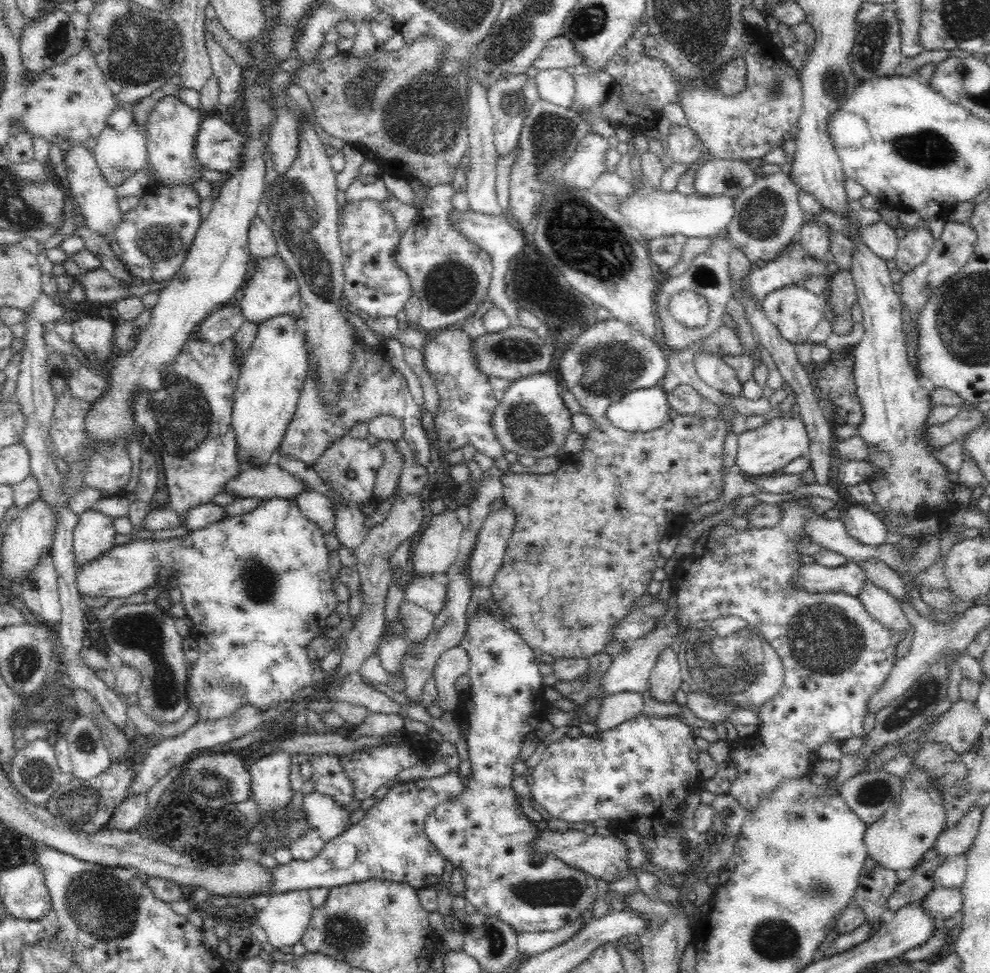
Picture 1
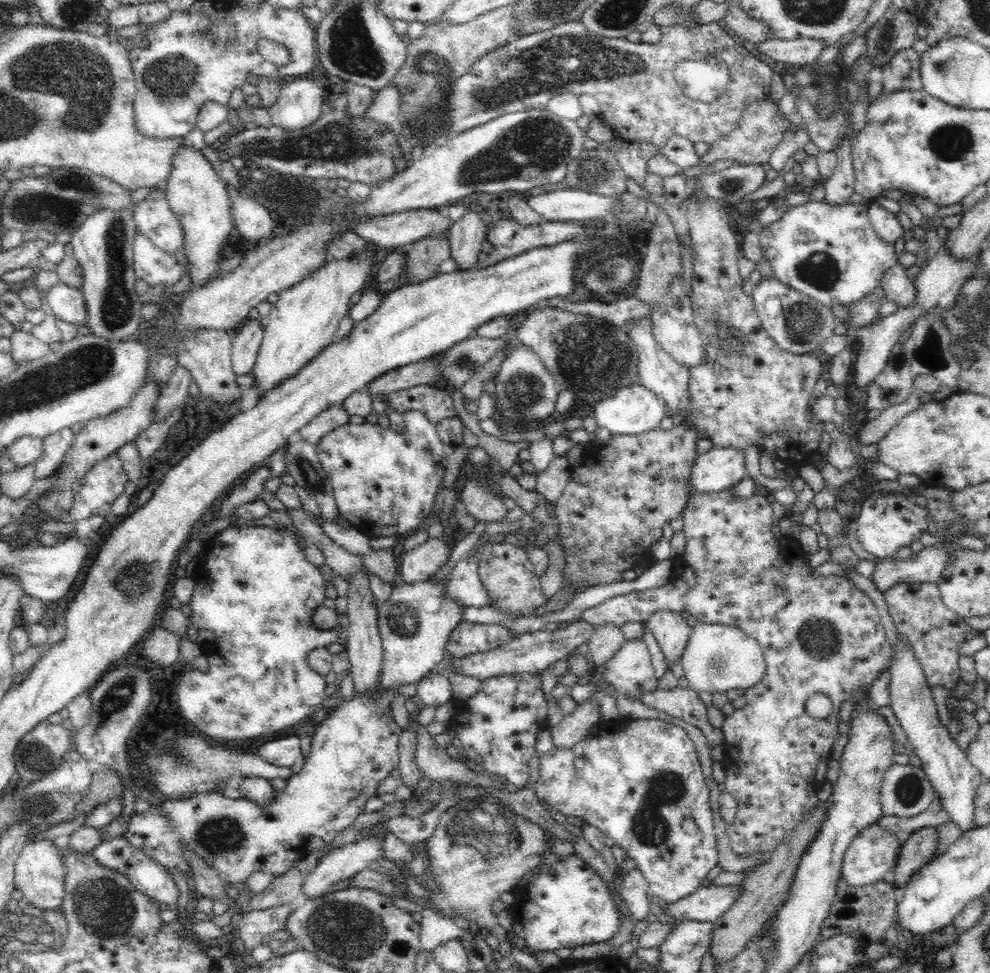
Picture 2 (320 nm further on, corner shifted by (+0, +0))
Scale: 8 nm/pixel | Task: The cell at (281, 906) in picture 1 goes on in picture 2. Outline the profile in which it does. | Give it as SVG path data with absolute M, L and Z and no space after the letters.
M366 836L336 847L329 855L324 855L311 874L306 876L302 884L302 893L309 896L321 897L335 882L352 879L375 860L384 858L384 838Z

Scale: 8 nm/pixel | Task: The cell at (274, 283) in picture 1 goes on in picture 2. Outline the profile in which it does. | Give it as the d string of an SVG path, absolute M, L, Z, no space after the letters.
M246 319L235 329L236 338L231 345L231 363L235 378L251 374L258 351L262 344L264 330L262 321Z

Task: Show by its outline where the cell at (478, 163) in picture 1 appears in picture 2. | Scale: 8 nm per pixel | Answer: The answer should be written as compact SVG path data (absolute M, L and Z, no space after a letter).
M467 209L464 216L449 229L449 252L456 263L456 272L476 269L480 260L486 225L480 216Z

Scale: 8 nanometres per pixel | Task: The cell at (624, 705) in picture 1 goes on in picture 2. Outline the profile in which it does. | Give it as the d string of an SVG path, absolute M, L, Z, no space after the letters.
M642 638L625 640L605 662L601 673L605 682L629 698L641 691L654 690L658 684L648 647Z

